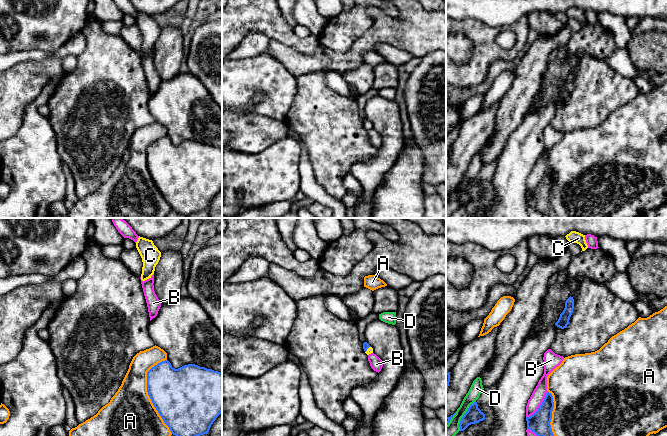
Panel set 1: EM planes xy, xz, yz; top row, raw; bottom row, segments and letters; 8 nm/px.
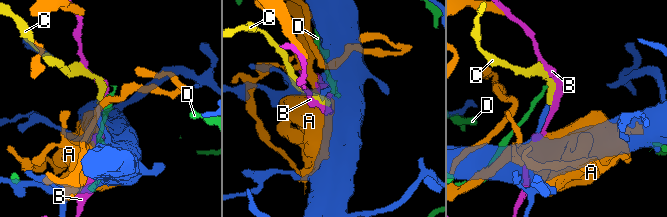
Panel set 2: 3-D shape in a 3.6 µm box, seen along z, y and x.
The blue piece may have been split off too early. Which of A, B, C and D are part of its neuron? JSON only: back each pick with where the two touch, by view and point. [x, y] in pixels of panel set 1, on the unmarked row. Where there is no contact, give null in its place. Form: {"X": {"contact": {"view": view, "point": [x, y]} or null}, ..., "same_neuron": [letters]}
{"C": {"contact": {"view": "xz", "point": [367, 124]}}, "same_neuron": ["C"]}

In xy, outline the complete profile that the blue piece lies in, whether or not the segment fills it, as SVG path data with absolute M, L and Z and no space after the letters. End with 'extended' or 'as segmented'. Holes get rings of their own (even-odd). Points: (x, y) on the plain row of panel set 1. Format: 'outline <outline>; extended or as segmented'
outline M168 136L158 139L147 148L147 168L171 209L186 217L208 210L211 201L222 189L222 148L195 140L188 140L175 145Z; as segmented

